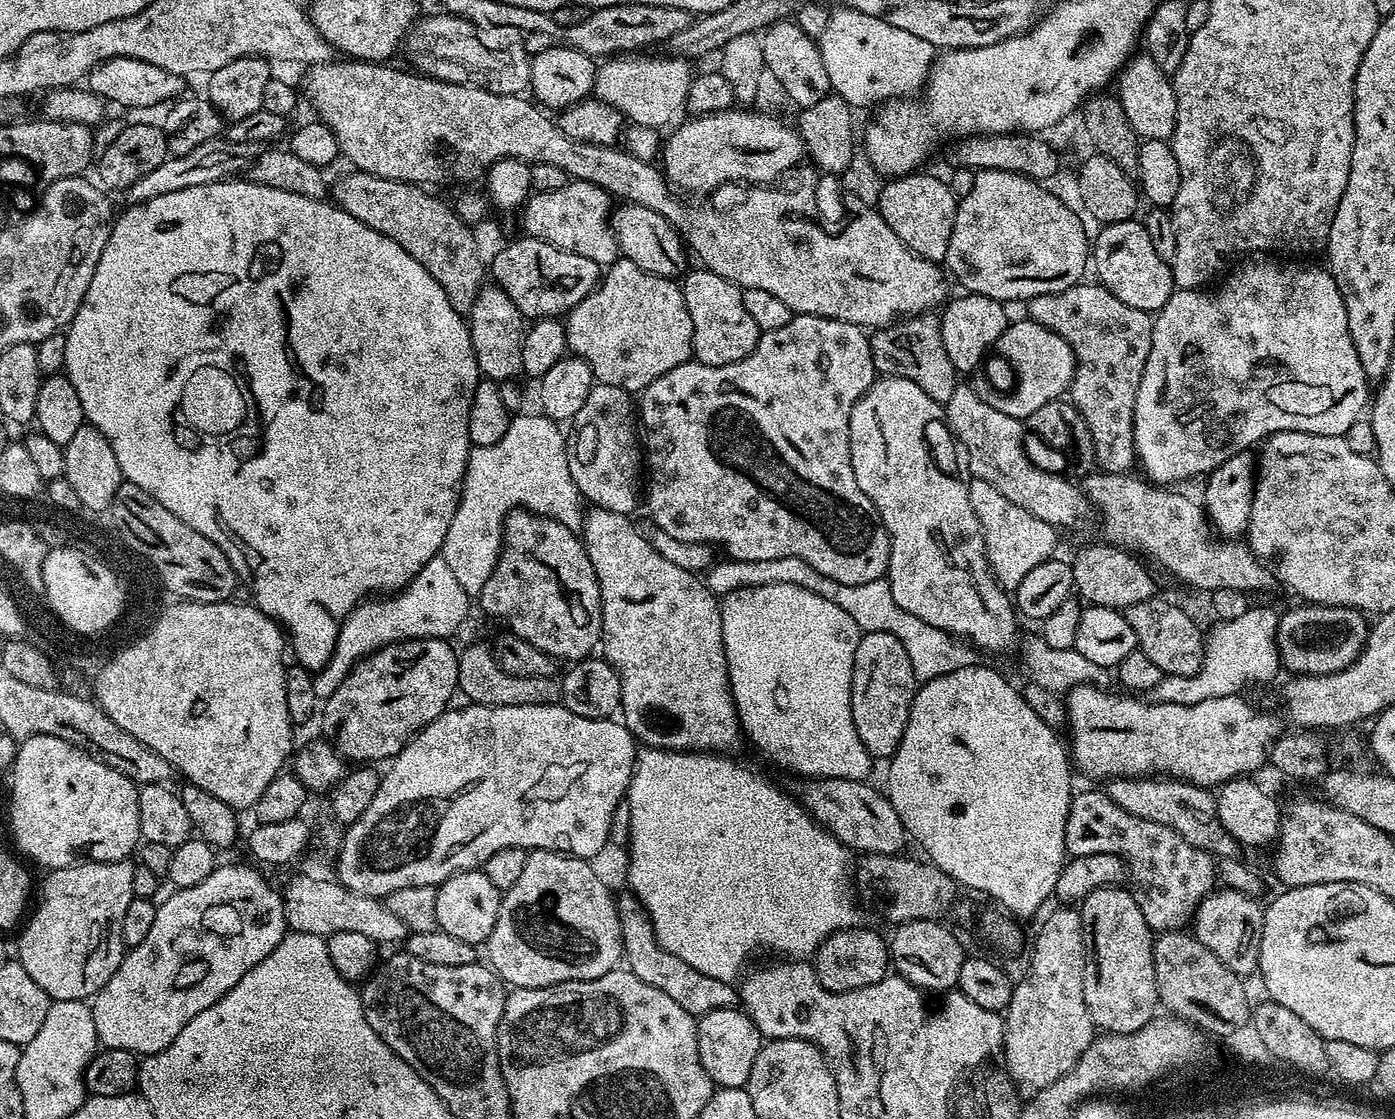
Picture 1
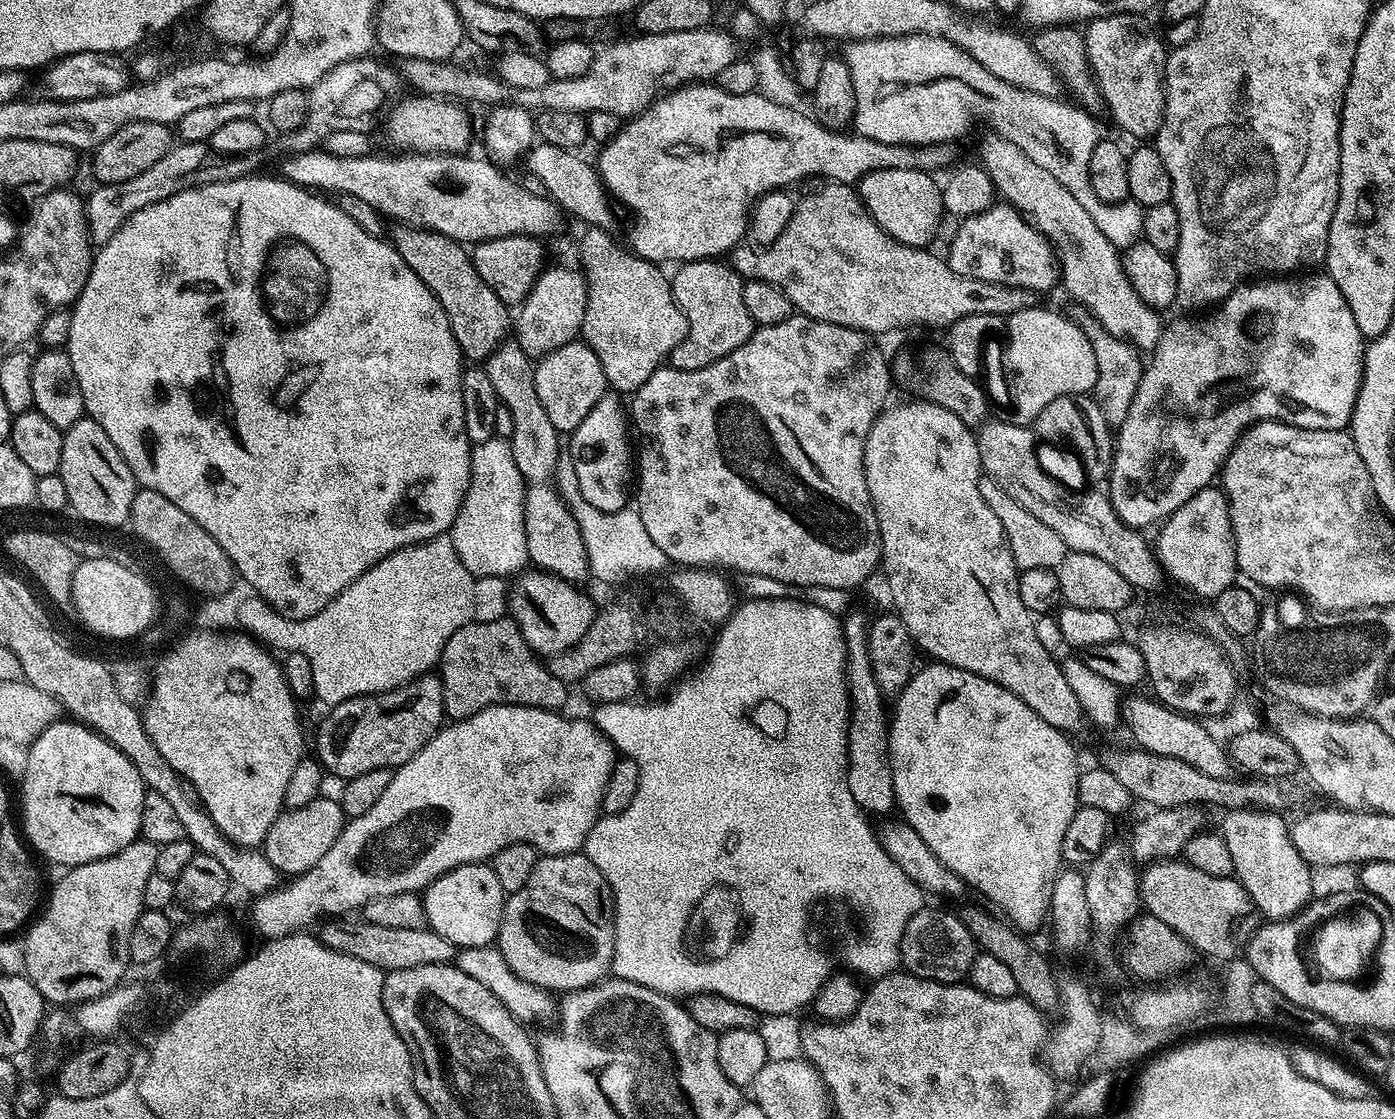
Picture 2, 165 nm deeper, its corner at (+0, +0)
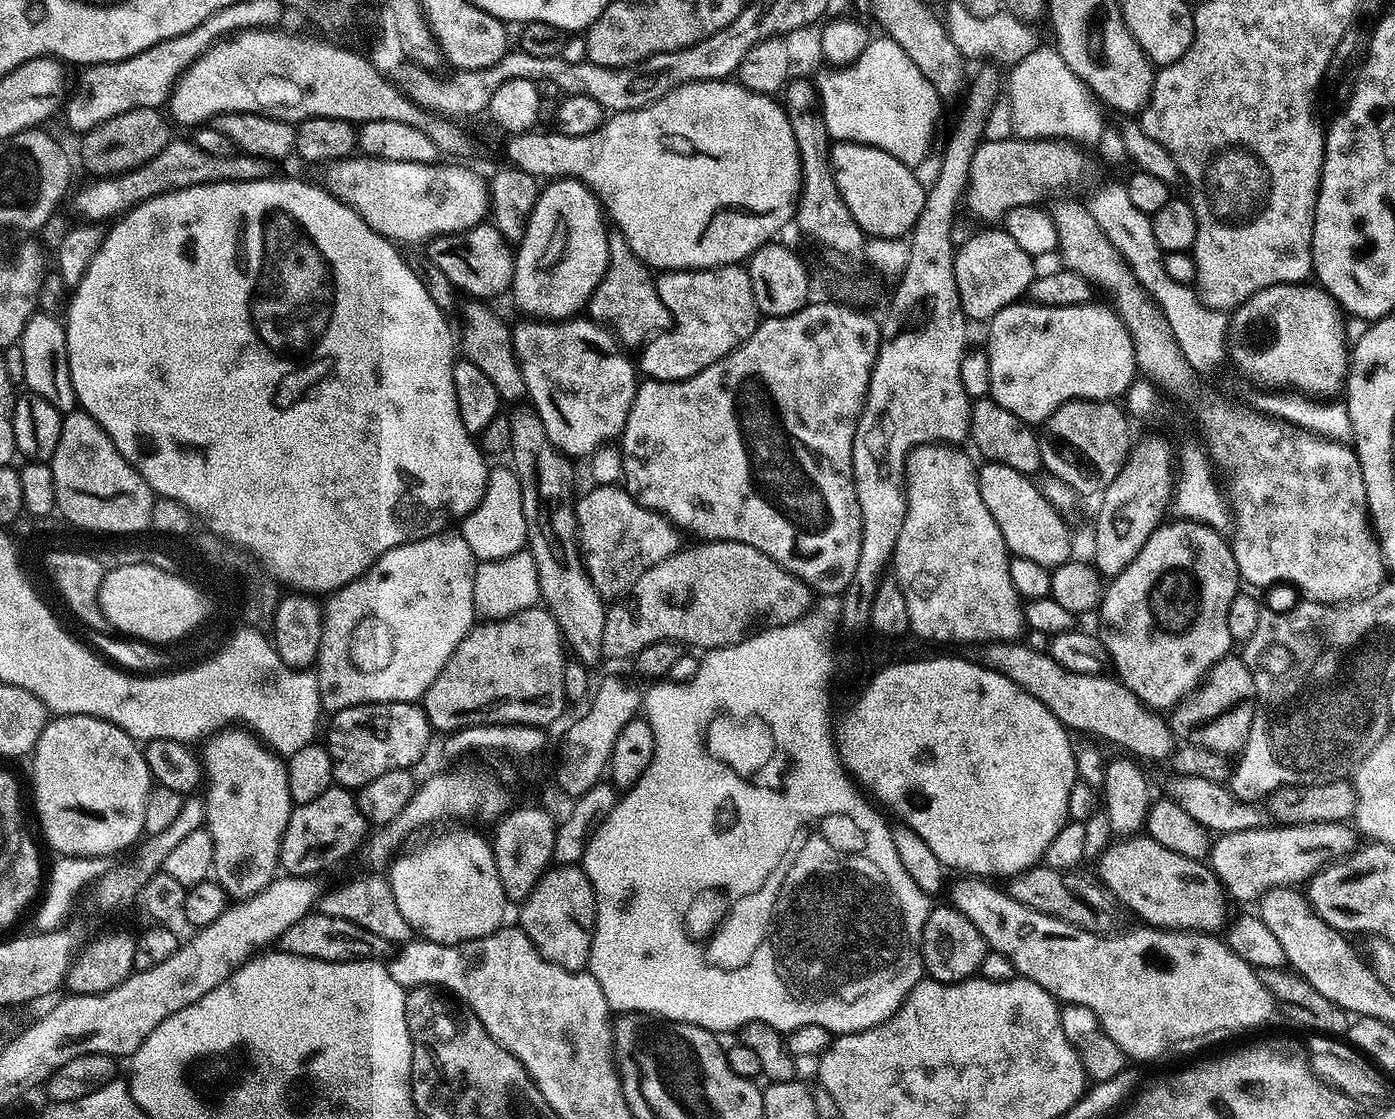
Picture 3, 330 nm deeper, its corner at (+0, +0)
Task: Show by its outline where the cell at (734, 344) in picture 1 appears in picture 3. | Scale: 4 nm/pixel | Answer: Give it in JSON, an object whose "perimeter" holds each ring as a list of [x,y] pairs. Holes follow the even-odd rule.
{"perimeter":[[[728,264],[724,268],[664,270],[655,277],[655,282],[662,302],[670,310],[673,325],[667,332],[653,336],[639,353],[639,371],[649,380],[690,378],[706,370],[706,366],[714,366],[714,362],[726,358],[726,354],[730,354],[742,342],[746,342],[746,338],[750,338],[750,334],[754,334],[754,330],[760,325],[762,317],[754,302],[754,290],[750,290],[747,267]]]}

